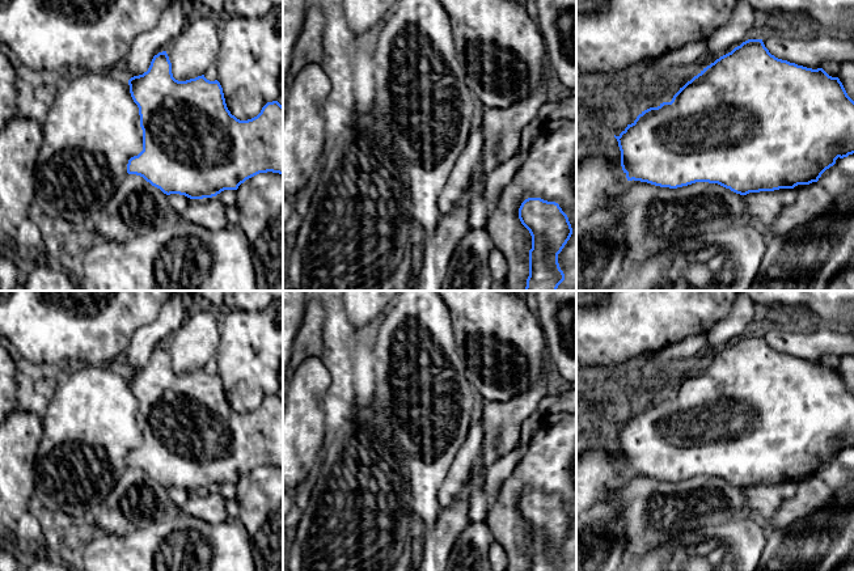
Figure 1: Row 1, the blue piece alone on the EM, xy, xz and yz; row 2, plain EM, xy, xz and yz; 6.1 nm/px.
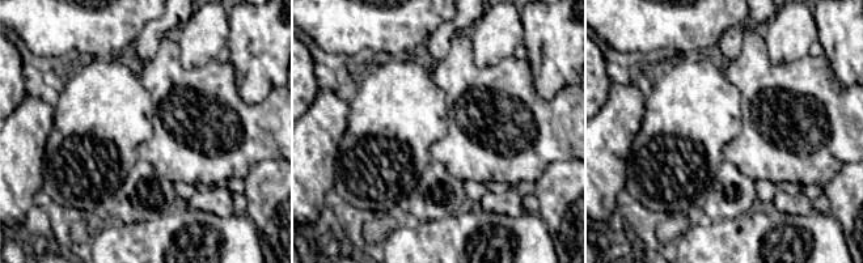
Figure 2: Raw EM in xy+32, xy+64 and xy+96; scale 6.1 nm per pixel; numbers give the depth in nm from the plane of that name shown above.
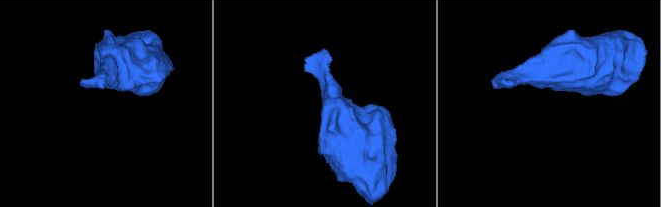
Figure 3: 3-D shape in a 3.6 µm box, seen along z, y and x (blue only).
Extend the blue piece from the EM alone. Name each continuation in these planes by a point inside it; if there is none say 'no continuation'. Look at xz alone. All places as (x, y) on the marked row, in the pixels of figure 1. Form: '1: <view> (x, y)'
no continuation

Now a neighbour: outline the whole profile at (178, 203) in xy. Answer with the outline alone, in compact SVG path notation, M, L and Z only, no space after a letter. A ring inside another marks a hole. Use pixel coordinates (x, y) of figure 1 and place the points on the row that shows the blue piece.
M170 194L168 195L169 198L169 204L172 207L173 211L173 216L178 217L182 213L185 213L186 208L190 204L190 198L185 196L185 195L179 195L179 194Z

